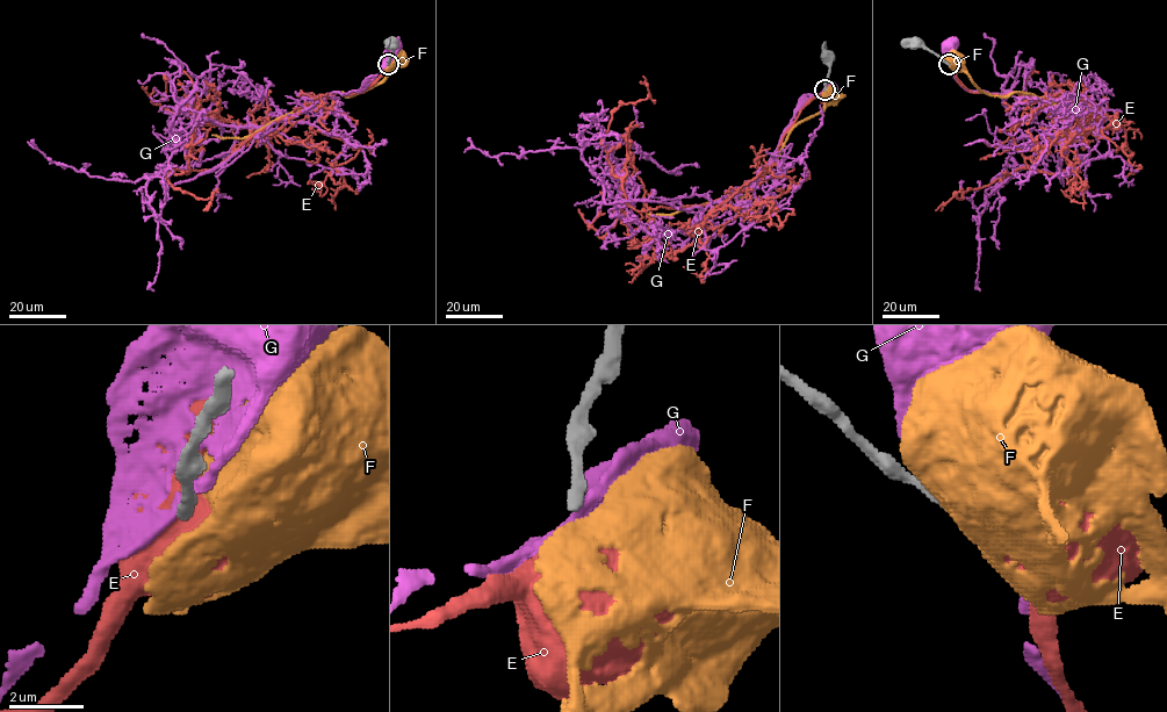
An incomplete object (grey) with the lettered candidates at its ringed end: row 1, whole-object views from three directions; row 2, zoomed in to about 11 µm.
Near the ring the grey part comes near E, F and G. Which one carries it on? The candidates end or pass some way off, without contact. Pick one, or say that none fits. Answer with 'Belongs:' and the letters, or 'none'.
Belongs: none

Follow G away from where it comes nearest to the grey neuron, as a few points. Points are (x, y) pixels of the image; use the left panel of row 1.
G: (388, 64), (394, 47)

